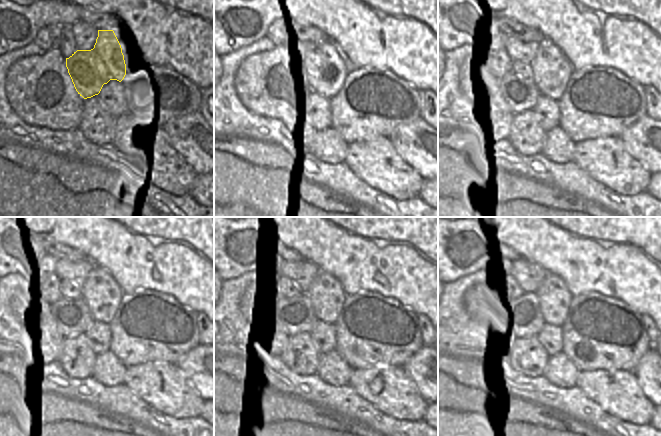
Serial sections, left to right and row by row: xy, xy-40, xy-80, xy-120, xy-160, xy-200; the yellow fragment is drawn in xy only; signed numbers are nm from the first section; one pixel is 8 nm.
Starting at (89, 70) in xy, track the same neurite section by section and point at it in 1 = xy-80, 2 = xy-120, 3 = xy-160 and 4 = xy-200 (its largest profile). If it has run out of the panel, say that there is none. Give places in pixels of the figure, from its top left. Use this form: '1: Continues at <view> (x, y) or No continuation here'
1: Continues at xy-80 (551, 70)
2: Continues at xy-120 (101, 292)
3: Continues at xy-160 (327, 295)
4: Continues at xy-200 (554, 296)

